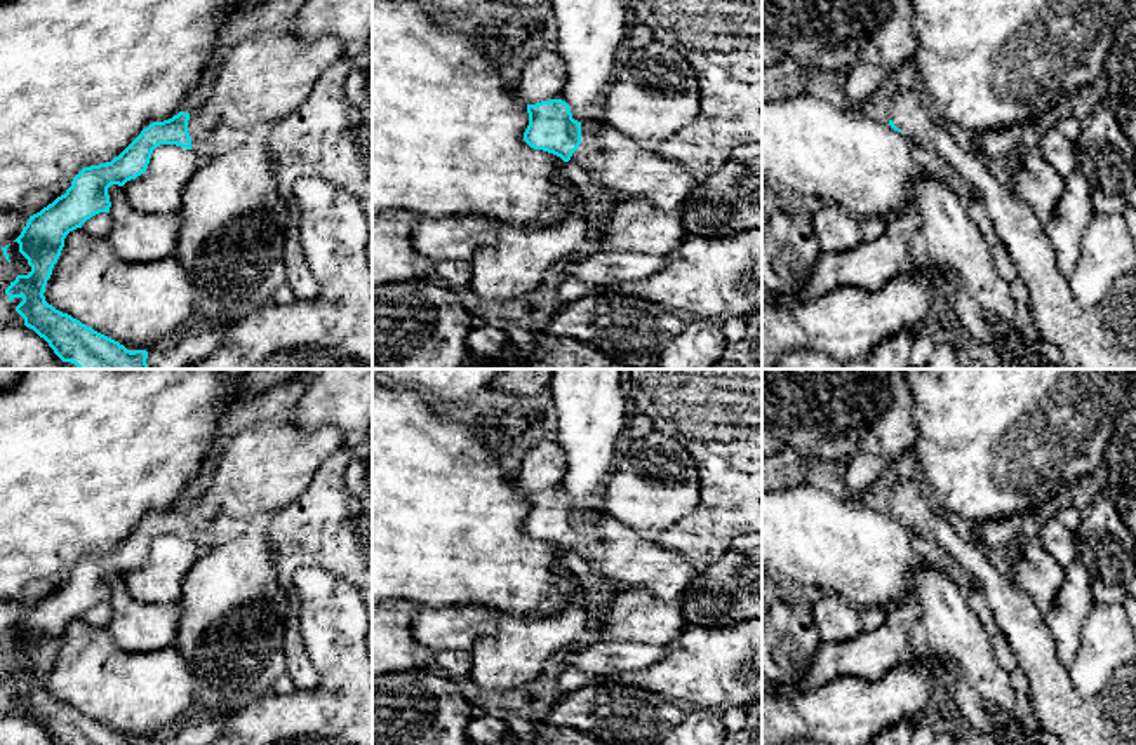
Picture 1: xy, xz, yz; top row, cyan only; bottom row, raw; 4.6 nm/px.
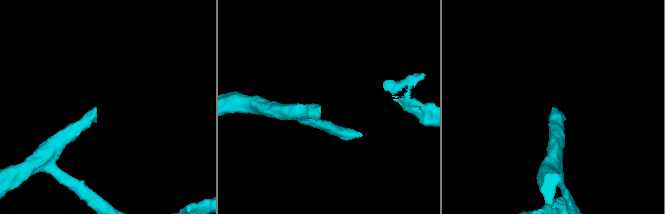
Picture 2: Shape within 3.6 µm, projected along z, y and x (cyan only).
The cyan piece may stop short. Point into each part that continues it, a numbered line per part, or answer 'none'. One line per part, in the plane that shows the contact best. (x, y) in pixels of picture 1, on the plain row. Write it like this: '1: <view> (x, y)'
1: xy (268, 465)

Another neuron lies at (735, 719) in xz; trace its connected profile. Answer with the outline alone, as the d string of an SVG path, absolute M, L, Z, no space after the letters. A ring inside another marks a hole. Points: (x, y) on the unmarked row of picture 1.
M725 708L720 719L729 733L738 733L746 724L746 708Z

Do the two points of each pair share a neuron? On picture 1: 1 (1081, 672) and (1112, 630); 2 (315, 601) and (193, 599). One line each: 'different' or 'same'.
1: same
2: different

